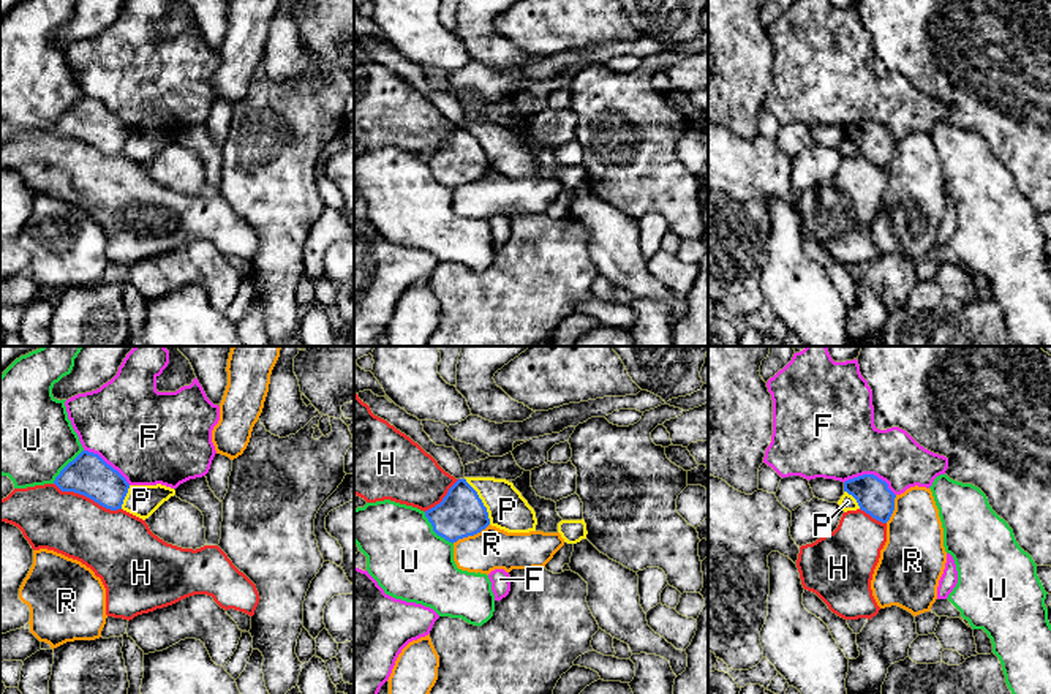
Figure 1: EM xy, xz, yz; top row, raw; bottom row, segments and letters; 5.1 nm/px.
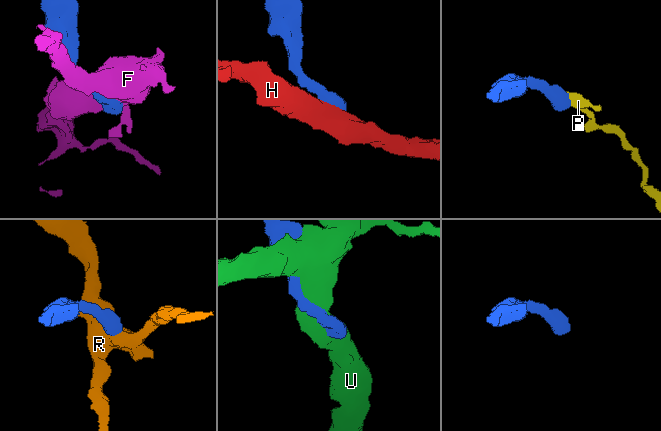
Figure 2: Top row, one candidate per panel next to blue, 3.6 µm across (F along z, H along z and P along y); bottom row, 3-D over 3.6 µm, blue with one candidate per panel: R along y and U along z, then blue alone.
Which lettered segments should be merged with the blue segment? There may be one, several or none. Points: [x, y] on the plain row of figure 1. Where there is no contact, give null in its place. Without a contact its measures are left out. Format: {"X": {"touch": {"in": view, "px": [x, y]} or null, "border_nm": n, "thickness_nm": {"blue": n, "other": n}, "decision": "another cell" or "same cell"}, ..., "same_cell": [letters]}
{"F": {"touch": {"in": "yz", "px": [871, 120]}, "border_nm": 280, "thickness_nm": {"blue": 180, "other": 400}, "decision": "another cell"}, "H": {"touch": {"in": "xy", "px": [87, 143]}, "border_nm": 380, "thickness_nm": {"blue": 220, "other": 320}, "decision": "another cell"}, "P": {"touch": {"in": "xz", "px": [481, 147]}, "border_nm": 280, "thickness_nm": {"blue": 240, "other": 200}, "decision": "another cell"}, "R": {"touch": {"in": "xz", "px": [470, 181]}, "border_nm": 220, "thickness_nm": {"blue": 240, "other": 220}, "decision": "another cell"}, "U": {"touch": {"in": "xz", "px": [435, 177]}, "border_nm": 220, "thickness_nm": {"blue": 240, "other": 400}, "decision": "another cell"}, "same_cell": []}

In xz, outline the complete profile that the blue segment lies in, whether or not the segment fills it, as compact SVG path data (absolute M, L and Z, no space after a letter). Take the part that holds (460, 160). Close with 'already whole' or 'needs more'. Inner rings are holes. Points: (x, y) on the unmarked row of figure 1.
M458 125L439 150L425 157L425 163L433 177L452 190L490 171L487 153L466 125Z | already whole

